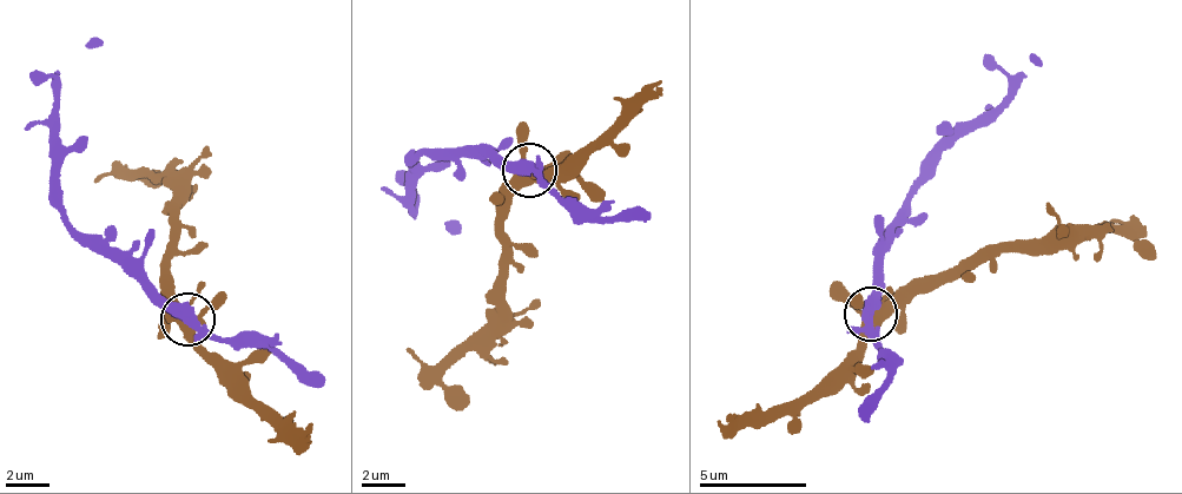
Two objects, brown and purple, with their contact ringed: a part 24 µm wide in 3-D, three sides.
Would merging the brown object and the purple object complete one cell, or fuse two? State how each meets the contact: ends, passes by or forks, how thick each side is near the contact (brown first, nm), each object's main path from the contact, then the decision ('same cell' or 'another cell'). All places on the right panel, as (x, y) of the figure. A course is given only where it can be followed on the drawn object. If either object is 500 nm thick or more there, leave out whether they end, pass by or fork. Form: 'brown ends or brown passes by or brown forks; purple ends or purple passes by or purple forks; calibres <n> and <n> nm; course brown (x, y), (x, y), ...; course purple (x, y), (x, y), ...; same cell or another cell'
brown forks; purple forks; calibres 480 and 400 nm; course brown (872, 315), (1005, 249), (1058, 252), (1077, 238), (1128, 238), (1149, 258); course purple (872, 315), (885, 237), (898, 210), (936, 162), (1036, 59); another cell

